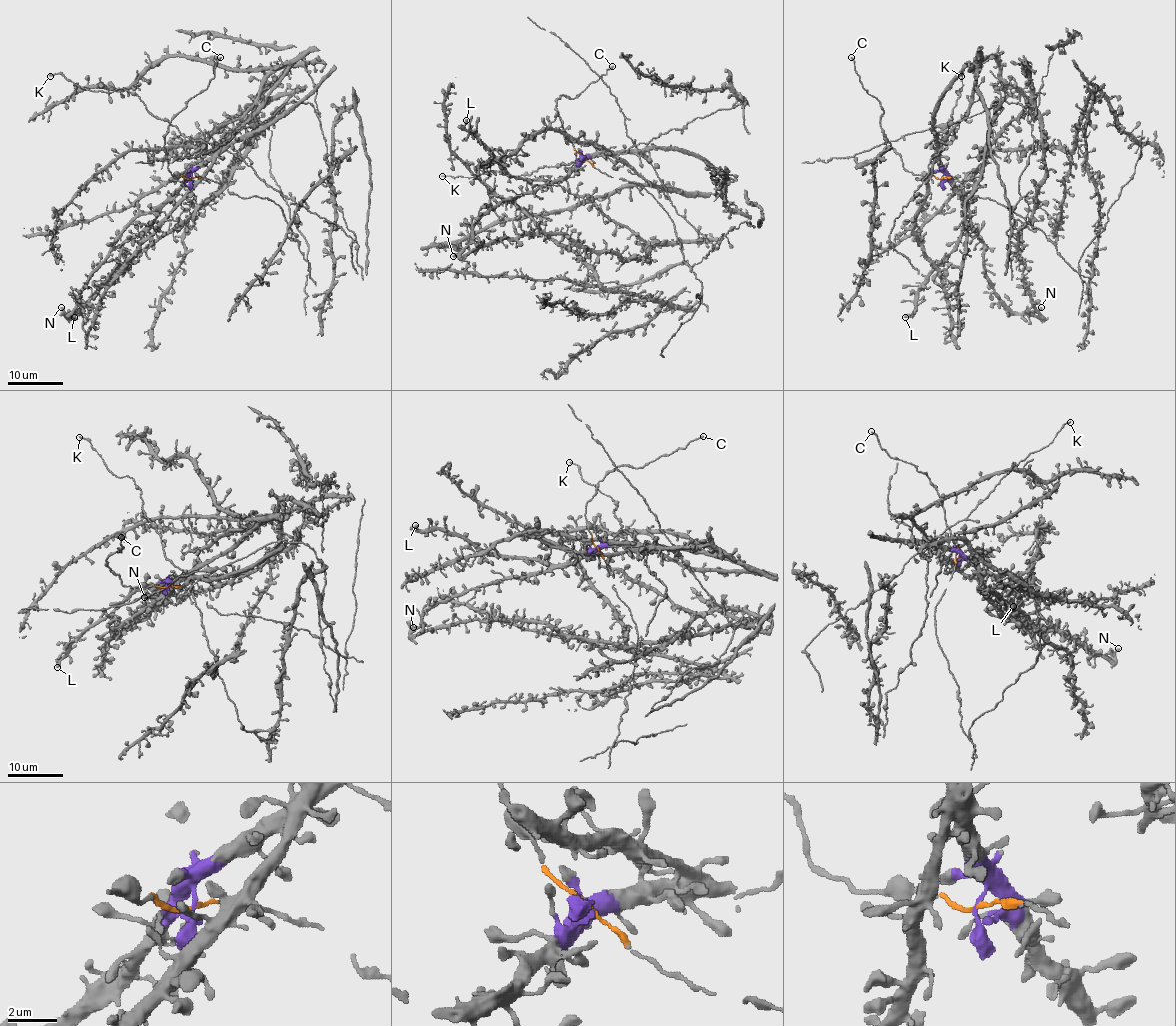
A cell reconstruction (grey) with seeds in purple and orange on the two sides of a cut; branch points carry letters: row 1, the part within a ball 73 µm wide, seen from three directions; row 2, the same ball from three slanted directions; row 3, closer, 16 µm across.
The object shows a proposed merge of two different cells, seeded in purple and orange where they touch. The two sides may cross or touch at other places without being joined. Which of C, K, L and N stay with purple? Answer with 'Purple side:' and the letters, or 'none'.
Purple side: K, L, N

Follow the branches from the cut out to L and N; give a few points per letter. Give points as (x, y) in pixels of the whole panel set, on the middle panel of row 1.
L: (583, 157), (566, 176), (553, 180), (517, 179), (465, 128), (466, 119)
N: (583, 157), (553, 184), (542, 184), (491, 208), (474, 224), (472, 239), (452, 256)

